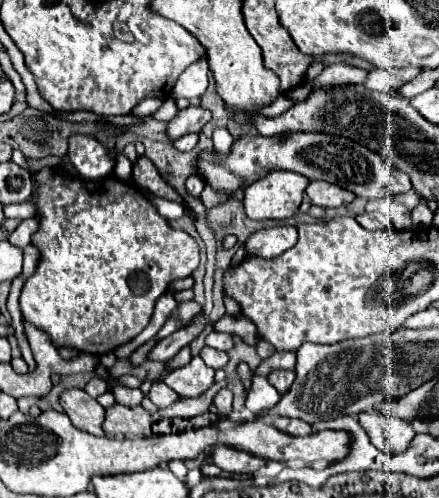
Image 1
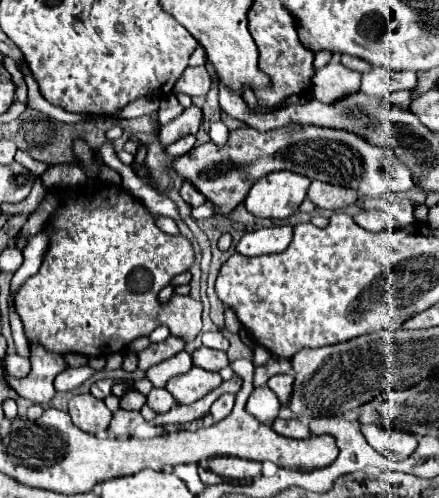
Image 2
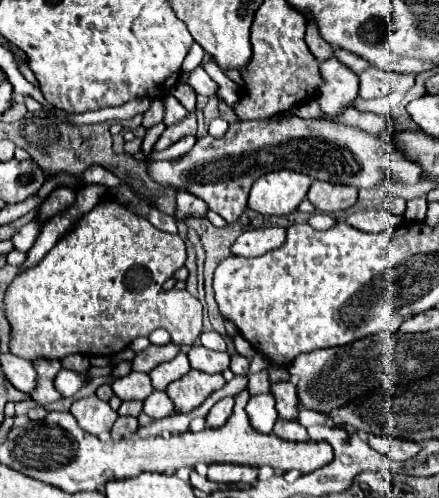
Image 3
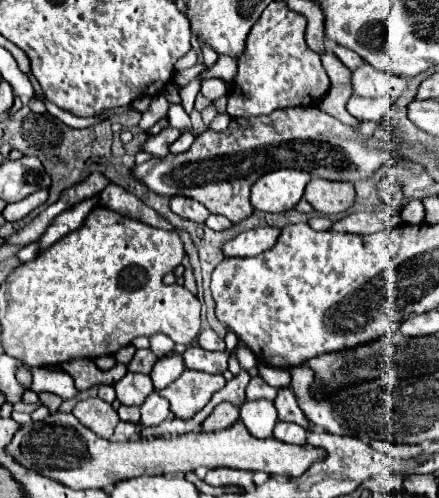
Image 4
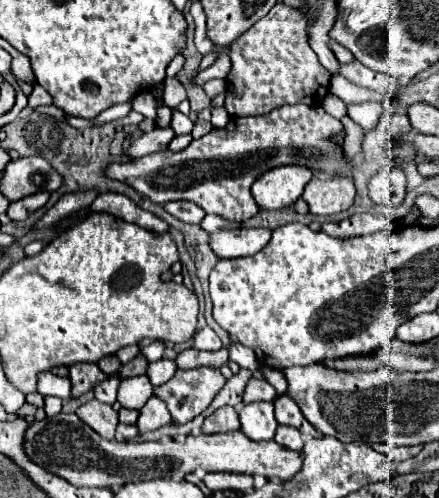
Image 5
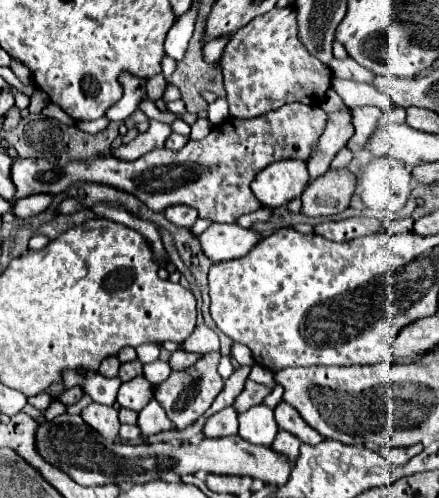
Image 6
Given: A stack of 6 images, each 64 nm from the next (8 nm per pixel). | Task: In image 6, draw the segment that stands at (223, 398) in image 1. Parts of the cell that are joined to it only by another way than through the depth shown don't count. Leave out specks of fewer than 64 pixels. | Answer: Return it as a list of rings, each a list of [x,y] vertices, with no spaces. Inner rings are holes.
[[[224,408],[220,412],[216,412],[214,416],[208,418],[206,426],[204,426],[204,436],[206,438],[224,438],[224,436],[234,436],[236,434],[236,412],[232,412],[232,408]]]

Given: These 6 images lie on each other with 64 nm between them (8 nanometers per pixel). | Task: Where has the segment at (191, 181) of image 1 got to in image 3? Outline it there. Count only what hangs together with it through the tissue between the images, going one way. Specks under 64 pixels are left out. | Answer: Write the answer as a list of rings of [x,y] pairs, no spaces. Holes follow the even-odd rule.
[[[176,192],[176,218],[178,220],[188,218],[188,216],[206,218],[206,214],[208,214],[208,206],[200,198],[188,192]]]

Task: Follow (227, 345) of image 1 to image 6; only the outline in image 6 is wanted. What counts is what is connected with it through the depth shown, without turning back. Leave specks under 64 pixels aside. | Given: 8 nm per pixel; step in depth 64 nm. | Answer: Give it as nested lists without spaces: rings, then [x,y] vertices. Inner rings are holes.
[[[198,324],[194,332],[180,344],[182,350],[186,352],[196,352],[196,354],[206,354],[212,350],[218,350],[218,336],[214,330],[210,330],[206,324]]]

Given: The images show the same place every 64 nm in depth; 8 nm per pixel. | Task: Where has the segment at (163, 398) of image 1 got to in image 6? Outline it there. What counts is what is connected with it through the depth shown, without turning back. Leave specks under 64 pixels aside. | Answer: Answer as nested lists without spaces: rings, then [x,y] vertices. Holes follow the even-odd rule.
[[[154,398],[138,412],[138,426],[140,426],[144,438],[174,428],[172,422],[168,420],[164,408],[160,408],[160,404],[156,404]]]

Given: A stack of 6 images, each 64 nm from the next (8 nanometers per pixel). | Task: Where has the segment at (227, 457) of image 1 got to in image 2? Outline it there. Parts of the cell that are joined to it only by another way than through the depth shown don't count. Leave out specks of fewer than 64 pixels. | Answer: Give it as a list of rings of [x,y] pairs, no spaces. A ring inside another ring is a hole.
[[[208,460],[208,468],[226,480],[246,480],[258,476],[262,464],[252,464],[250,460]]]

